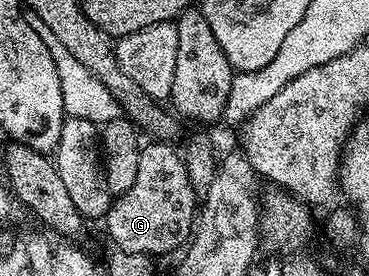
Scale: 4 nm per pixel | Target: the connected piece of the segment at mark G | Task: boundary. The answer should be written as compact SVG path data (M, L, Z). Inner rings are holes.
M157 139L153 142L154 145L146 144L142 148L139 155L139 175L135 175L135 183L131 183L129 190L120 194L110 204L109 212L103 218L103 224L116 248L132 253L158 255L157 253L169 253L172 249L180 250L190 240L194 232L195 214L199 209L199 198L192 190L182 154L176 148L173 150L171 147L173 145L164 140Z

